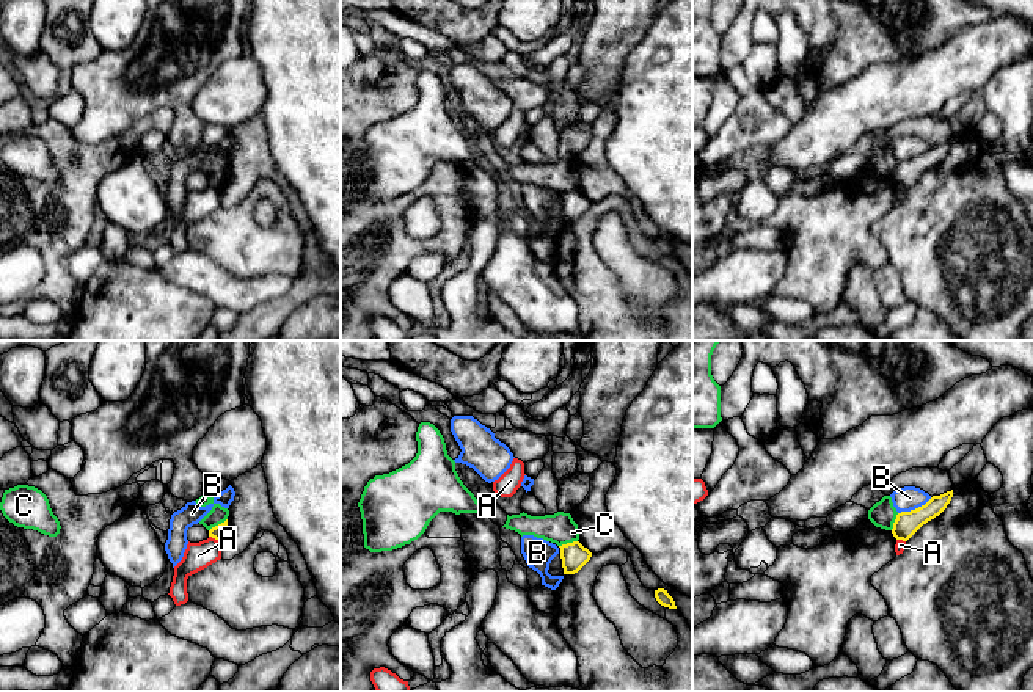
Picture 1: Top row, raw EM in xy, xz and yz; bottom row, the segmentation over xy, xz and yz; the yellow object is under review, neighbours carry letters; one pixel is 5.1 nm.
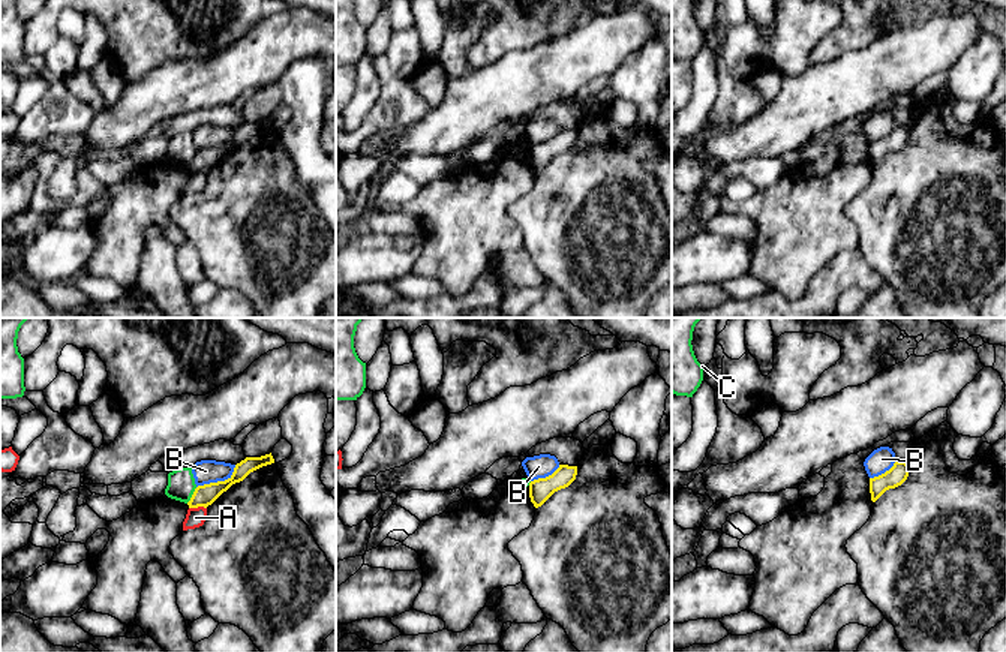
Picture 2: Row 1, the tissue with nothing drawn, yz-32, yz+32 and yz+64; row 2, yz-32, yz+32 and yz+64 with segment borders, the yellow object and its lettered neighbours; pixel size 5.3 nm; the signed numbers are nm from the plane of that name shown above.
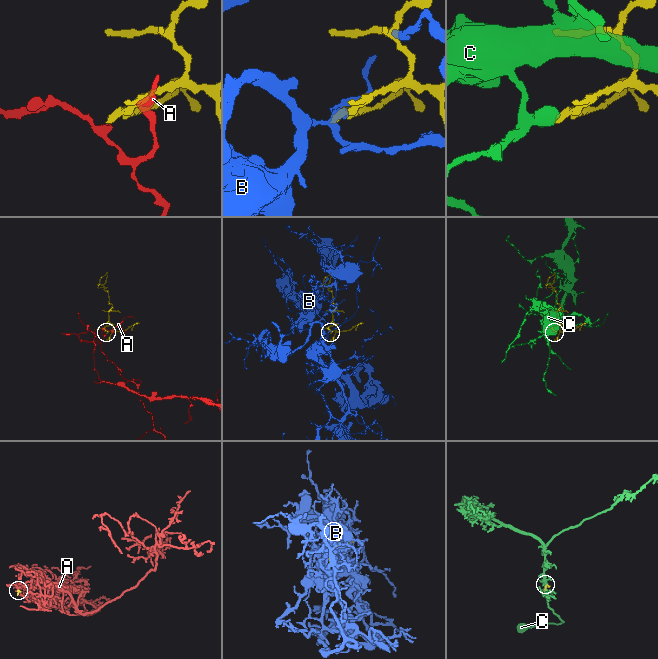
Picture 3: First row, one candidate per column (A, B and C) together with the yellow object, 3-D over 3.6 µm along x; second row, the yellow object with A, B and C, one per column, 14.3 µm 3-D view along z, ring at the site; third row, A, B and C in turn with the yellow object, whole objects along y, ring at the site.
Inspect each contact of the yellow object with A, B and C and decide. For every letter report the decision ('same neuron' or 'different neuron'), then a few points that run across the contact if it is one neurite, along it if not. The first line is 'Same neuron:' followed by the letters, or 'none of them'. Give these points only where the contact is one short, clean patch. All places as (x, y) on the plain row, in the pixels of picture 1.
Same neuron: none of them
A: different neuron; line xy (209, 184), (219, 189)
B: different neuron
C: different neuron

